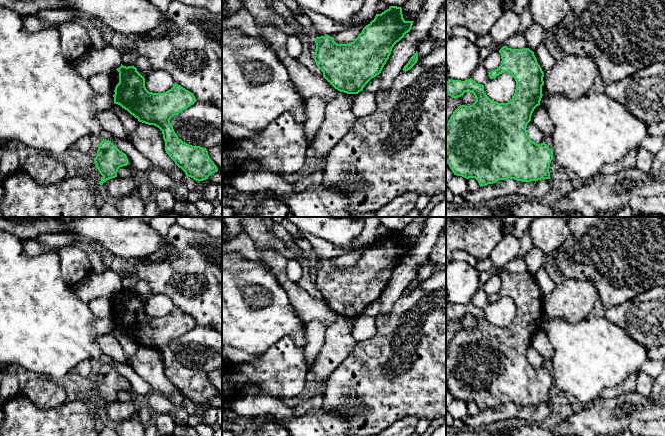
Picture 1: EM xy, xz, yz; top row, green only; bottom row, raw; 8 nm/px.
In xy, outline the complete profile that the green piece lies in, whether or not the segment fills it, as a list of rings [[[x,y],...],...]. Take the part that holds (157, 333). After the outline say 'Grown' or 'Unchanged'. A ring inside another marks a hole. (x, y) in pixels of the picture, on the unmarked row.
[[[121,290],[119,307],[115,311],[114,328],[120,329],[139,346],[158,351],[163,358],[165,375],[187,401],[203,405],[217,396],[206,372],[192,370],[178,362],[170,343],[193,329],[197,324],[193,317],[174,308],[163,317],[149,316],[145,302],[134,290]]]. Unchanged

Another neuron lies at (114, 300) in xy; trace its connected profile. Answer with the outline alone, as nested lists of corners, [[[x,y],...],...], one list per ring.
[[[114,294],[109,299],[110,299],[110,307],[111,307],[111,312],[112,312],[112,319],[114,319],[115,311],[119,307],[119,296],[117,294]]]

